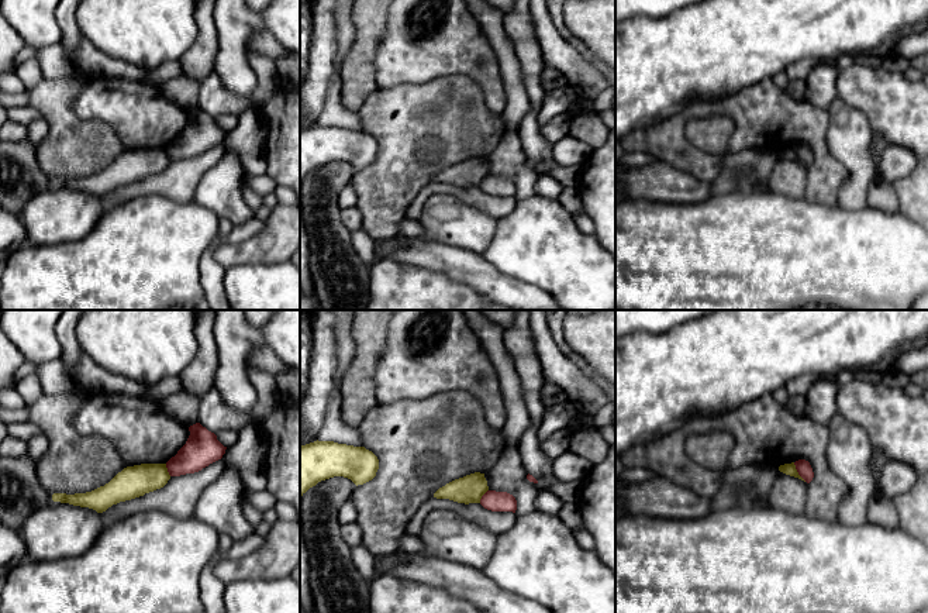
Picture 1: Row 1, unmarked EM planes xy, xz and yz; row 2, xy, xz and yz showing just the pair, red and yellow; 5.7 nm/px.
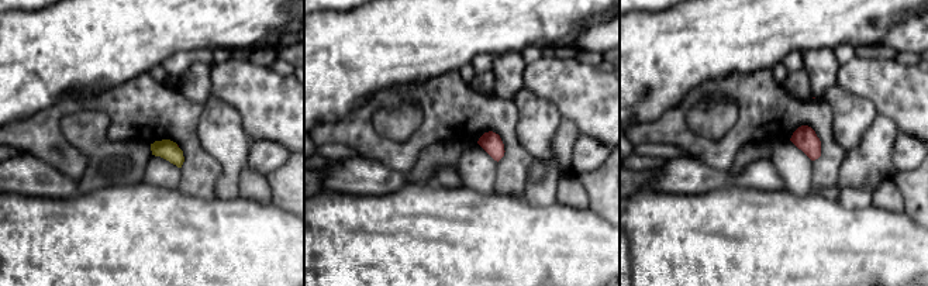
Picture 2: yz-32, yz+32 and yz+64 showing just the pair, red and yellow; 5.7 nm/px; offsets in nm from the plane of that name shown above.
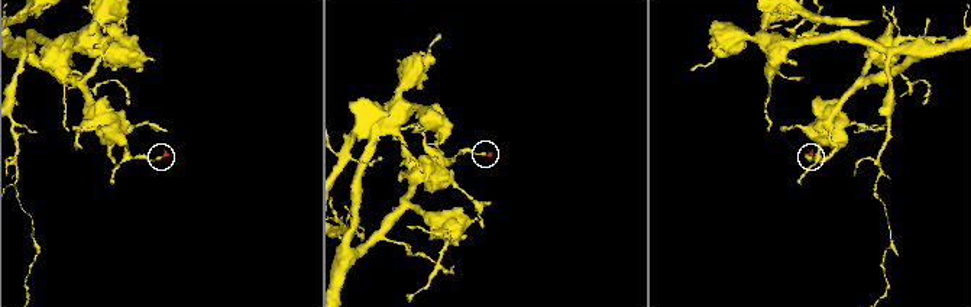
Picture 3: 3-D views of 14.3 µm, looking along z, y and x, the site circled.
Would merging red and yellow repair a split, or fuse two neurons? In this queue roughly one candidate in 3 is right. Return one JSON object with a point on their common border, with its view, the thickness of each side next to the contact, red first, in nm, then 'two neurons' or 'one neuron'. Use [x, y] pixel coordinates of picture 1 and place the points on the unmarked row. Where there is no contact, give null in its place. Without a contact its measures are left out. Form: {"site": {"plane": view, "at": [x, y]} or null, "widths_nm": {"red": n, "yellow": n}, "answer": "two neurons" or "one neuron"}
{"site": {"plane": "yz", "at": [797, 155]}, "widths_nm": {"red": 90, "yellow": 70}, "answer": "two neurons"}

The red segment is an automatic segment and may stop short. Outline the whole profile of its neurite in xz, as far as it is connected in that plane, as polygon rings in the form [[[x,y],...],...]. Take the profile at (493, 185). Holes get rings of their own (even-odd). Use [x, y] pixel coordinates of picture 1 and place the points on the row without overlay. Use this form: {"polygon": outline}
{"polygon": [[[487,175],[482,183],[480,189],[491,196],[513,196],[517,194],[517,185],[513,179],[507,176]]]}

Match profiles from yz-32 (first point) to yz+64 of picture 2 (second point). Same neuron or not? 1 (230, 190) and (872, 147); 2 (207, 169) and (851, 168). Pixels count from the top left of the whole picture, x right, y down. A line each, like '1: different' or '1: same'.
1: different
2: different

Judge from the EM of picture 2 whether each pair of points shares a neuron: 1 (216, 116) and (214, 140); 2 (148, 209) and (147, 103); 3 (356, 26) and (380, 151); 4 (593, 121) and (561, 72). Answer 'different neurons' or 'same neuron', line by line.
1: same neuron
2: different neurons
3: different neurons
4: same neuron

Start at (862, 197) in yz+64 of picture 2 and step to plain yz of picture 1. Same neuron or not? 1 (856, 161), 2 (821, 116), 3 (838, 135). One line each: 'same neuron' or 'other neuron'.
1: same neuron
2: other neuron
3: same neuron

